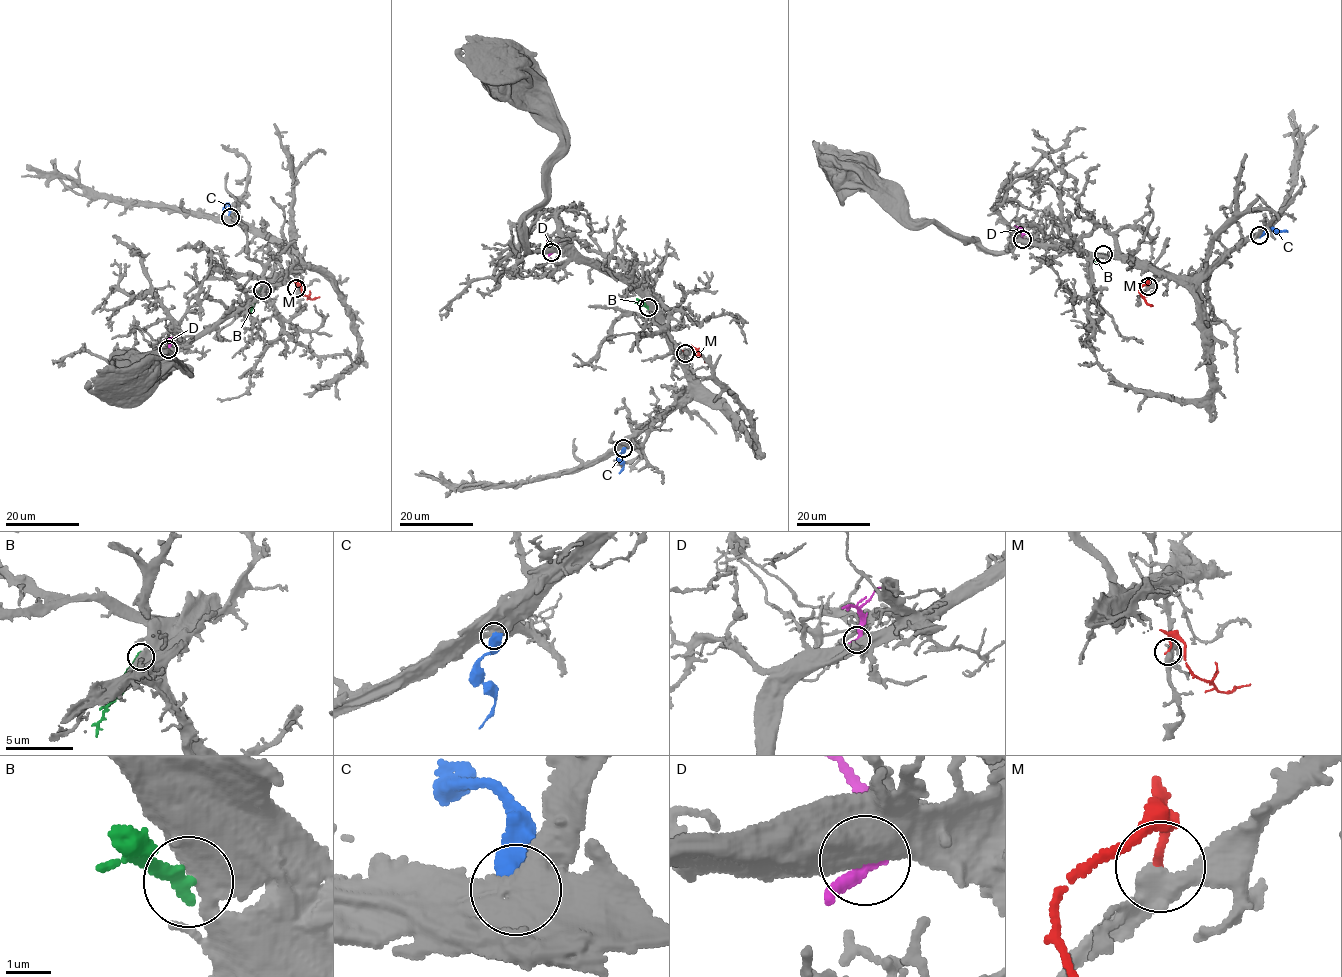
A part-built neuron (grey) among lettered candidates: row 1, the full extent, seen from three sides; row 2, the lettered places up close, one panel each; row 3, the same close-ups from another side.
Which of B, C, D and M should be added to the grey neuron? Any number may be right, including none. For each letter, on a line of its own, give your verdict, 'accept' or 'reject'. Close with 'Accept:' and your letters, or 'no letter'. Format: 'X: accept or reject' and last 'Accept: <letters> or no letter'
B: reject
C: reject
D: reject
M: reject
Accept: no letter

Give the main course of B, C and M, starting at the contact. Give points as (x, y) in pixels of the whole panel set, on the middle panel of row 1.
B: (648, 307), (638, 300), (636, 302)
C: (623, 448), (619, 455), (624, 467), (619, 473)
M: (685, 353), (692, 346), (709, 359)

